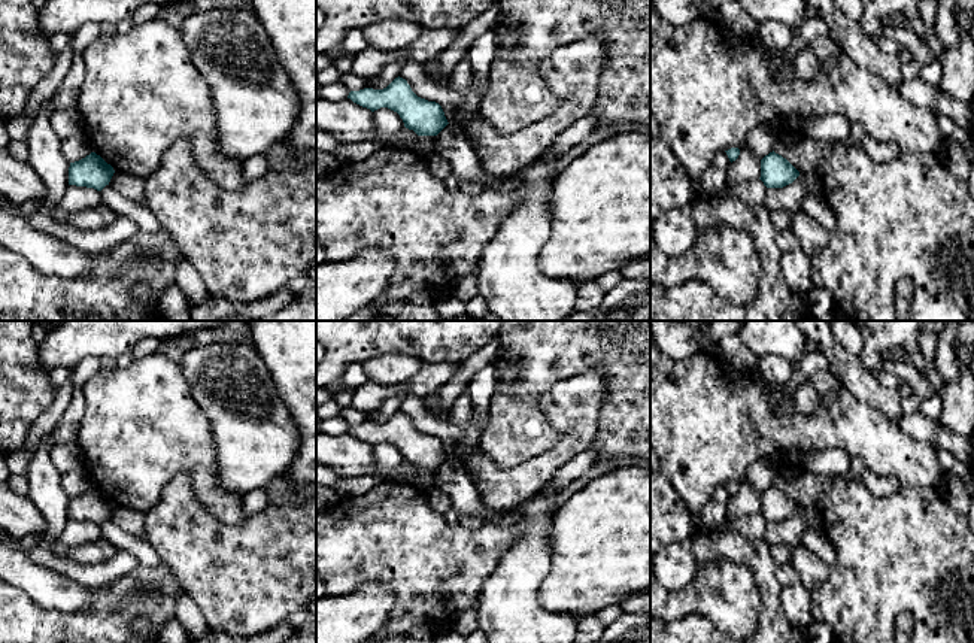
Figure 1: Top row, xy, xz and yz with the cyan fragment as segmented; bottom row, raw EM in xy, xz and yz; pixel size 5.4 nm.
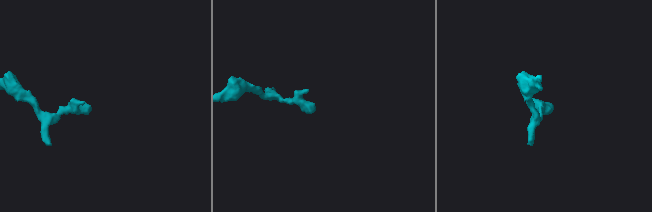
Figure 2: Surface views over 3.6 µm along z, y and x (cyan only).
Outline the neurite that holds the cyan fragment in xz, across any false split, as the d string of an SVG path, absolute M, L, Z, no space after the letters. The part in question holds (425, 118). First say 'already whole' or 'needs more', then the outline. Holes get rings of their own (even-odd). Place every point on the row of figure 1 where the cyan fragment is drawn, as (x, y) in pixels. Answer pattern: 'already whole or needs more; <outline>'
already whole; M400 76L383 90L351 91L348 98L371 112L380 107L397 112L418 136L437 136L449 124L439 103L418 97Z

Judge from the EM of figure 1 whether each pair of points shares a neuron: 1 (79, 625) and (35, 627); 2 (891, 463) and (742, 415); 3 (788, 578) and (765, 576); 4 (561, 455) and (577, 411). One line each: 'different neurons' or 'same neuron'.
1: same neuron
2: same neuron
3: different neurons
4: same neuron

